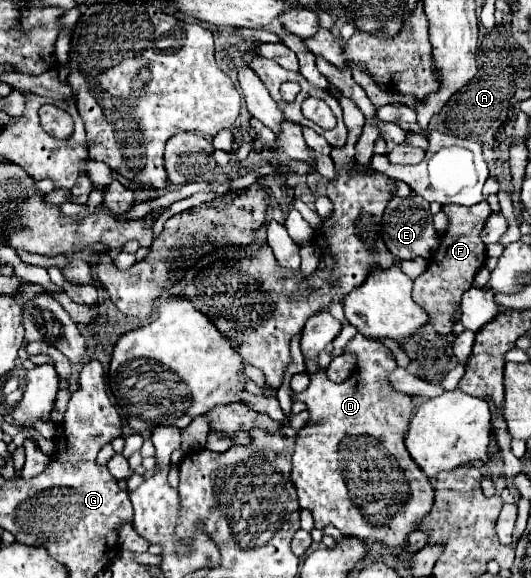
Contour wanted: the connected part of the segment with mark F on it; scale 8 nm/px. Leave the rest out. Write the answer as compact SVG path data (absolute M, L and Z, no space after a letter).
M486 201L472 207L442 205L442 211L448 215L448 229L444 231L440 247L434 253L428 269L418 279L414 279L414 301L424 311L428 311L434 329L446 337L452 333L452 325L460 321L462 295L472 287L476 271L486 263L486 245L482 241L482 229L492 211Z

